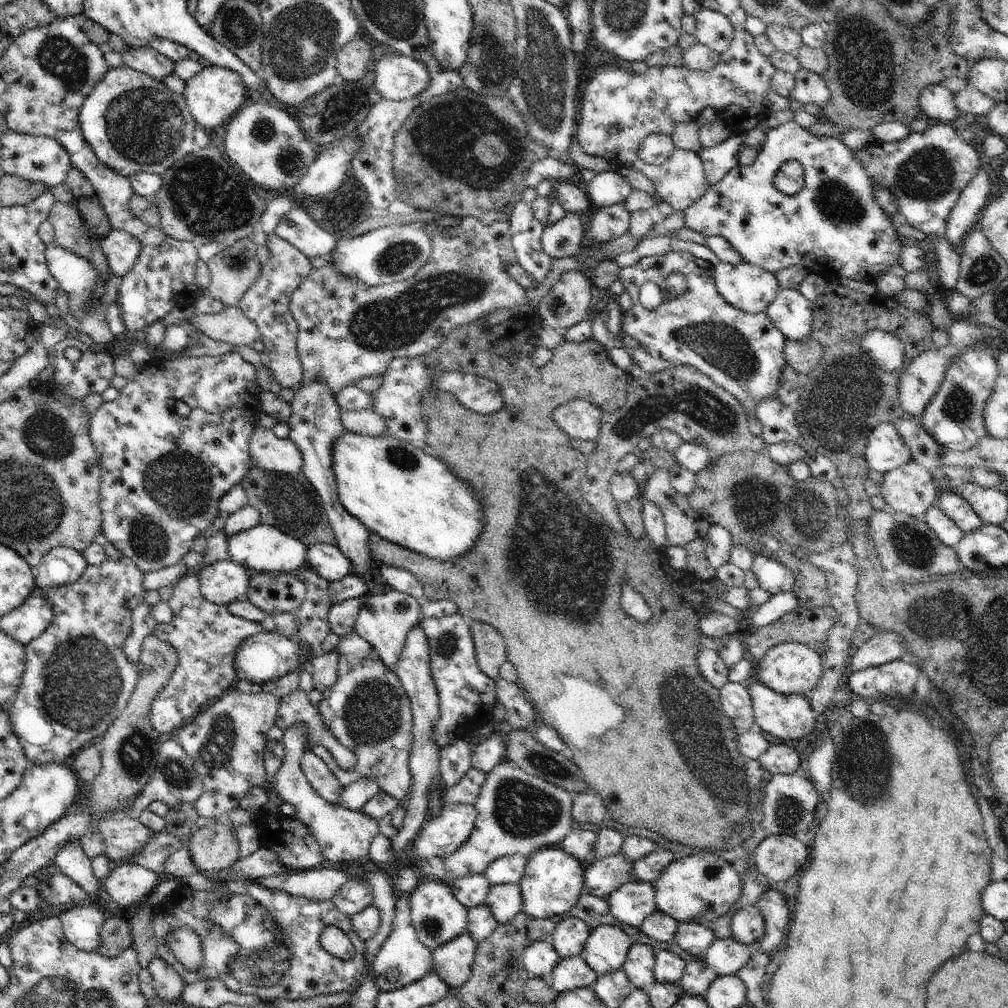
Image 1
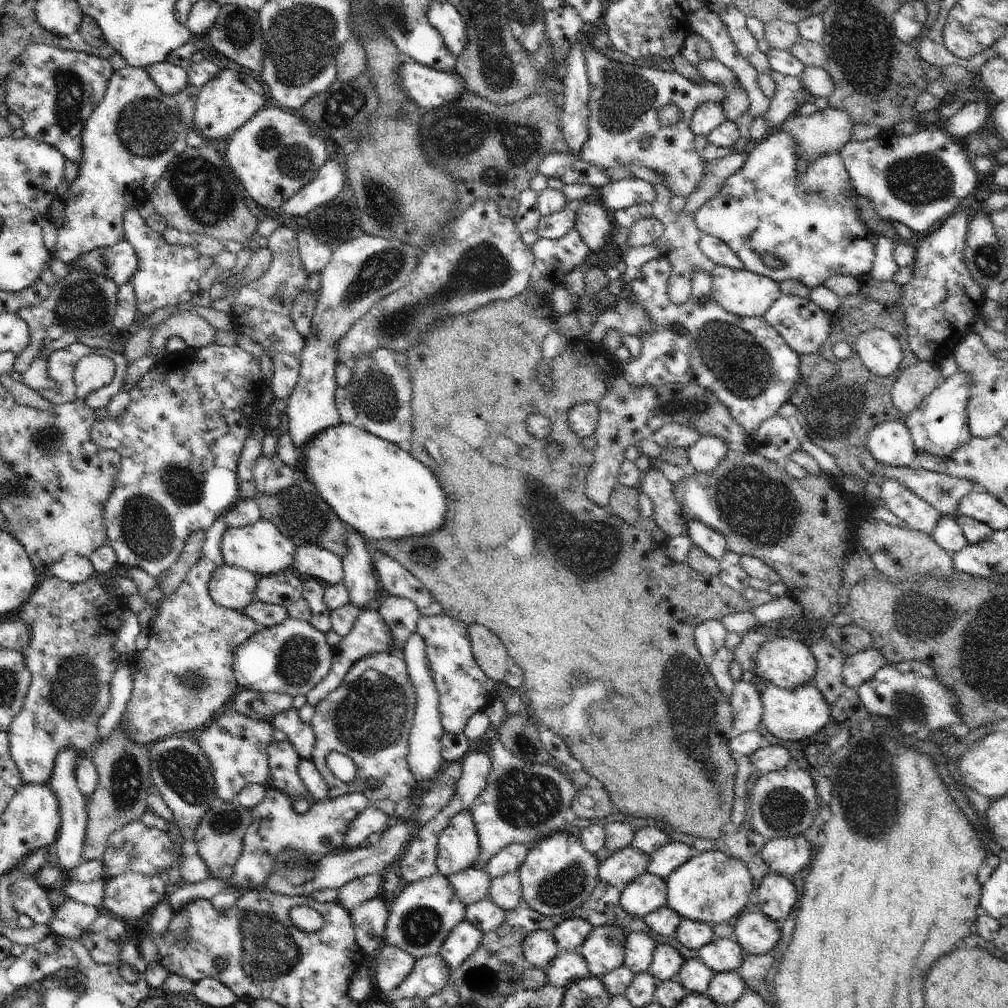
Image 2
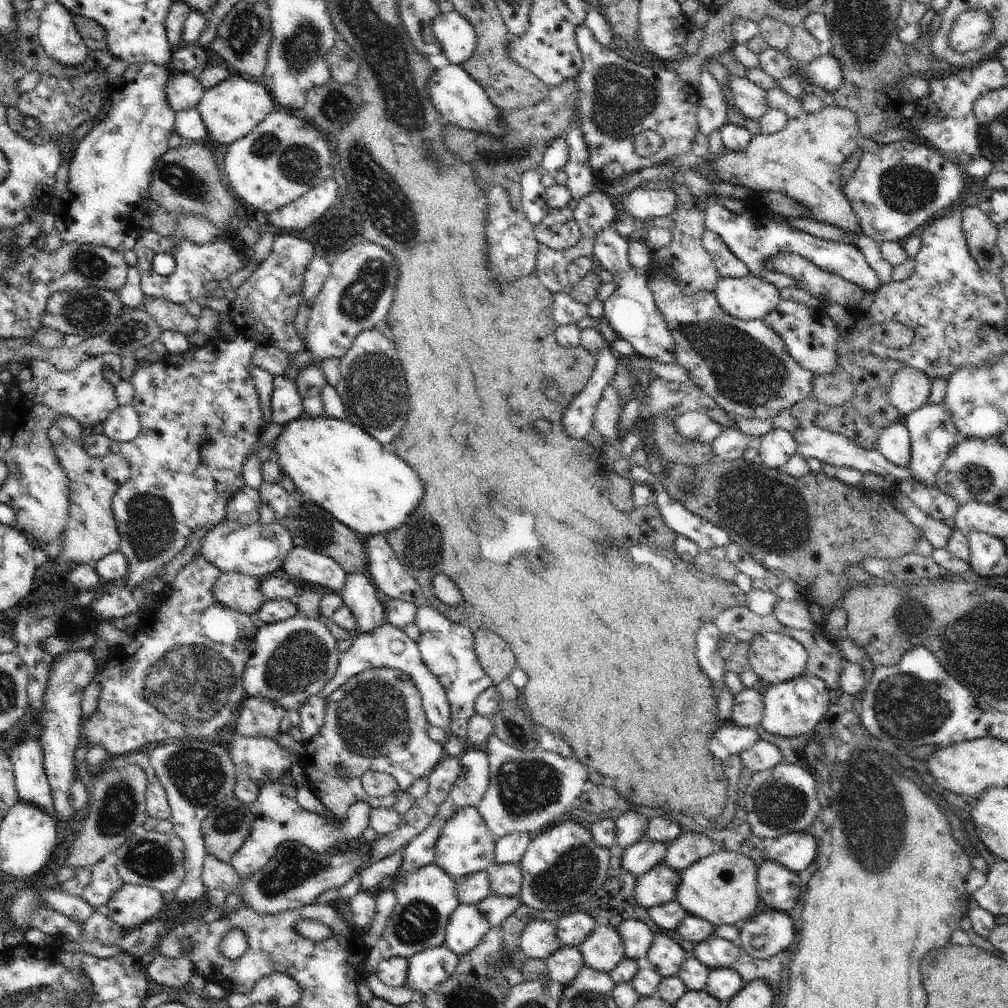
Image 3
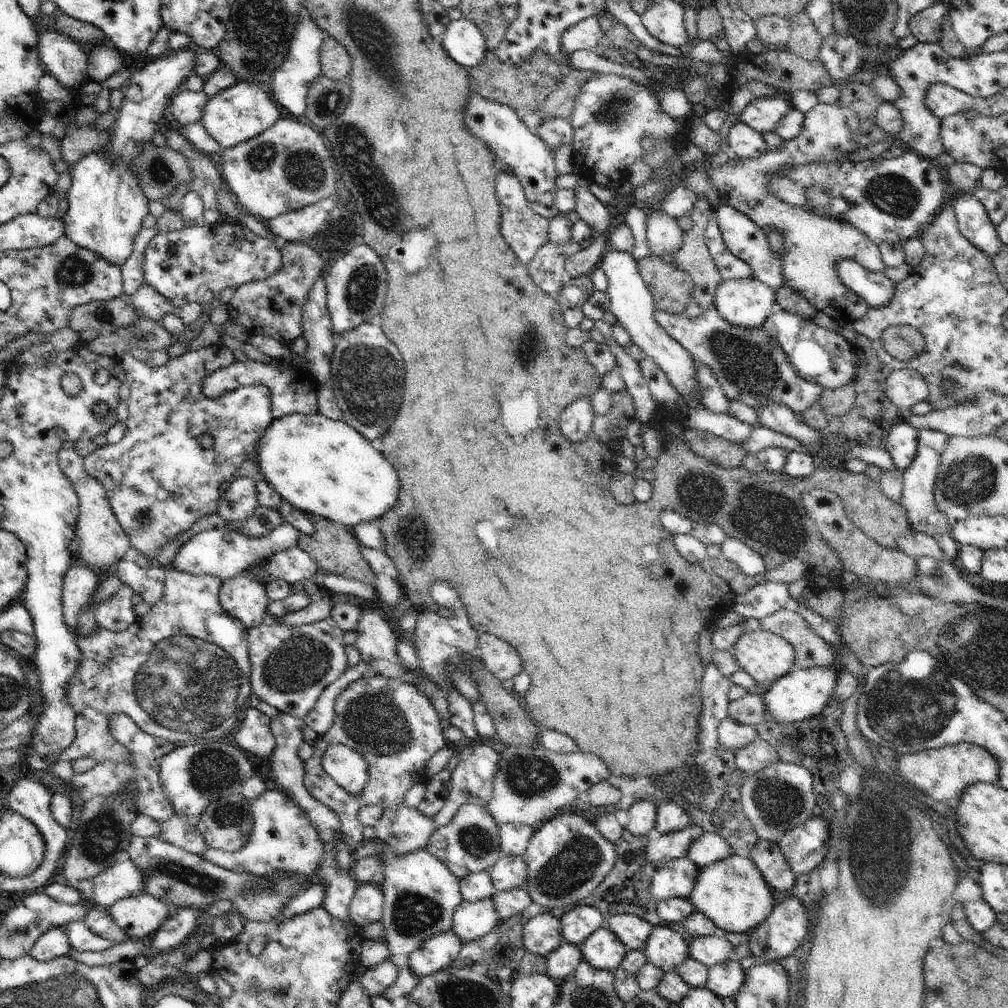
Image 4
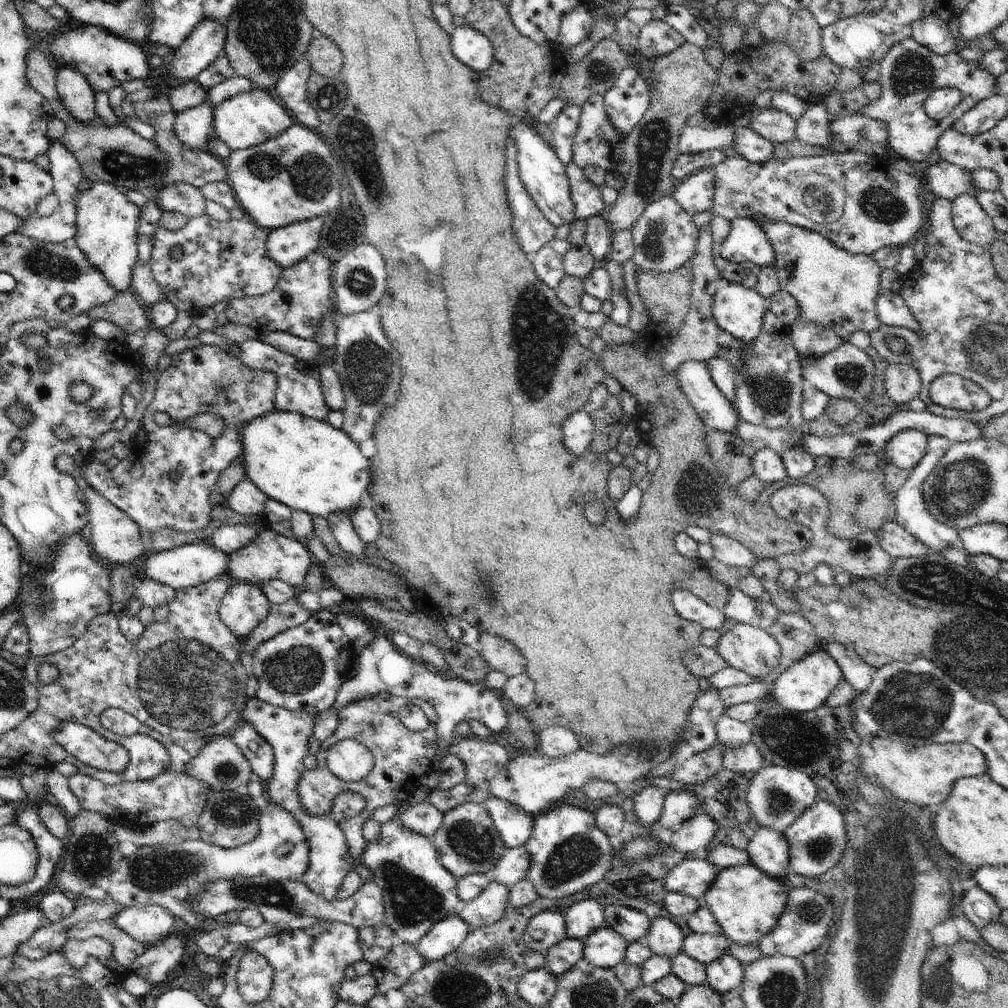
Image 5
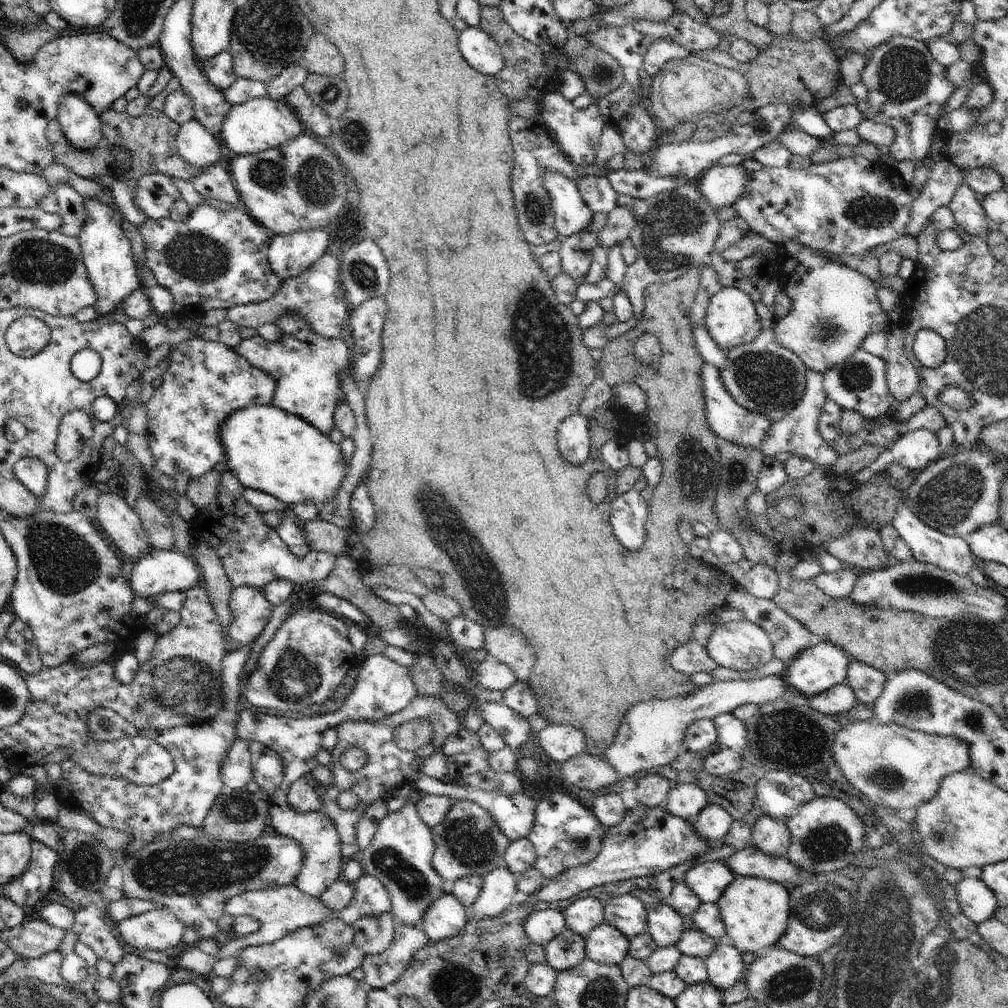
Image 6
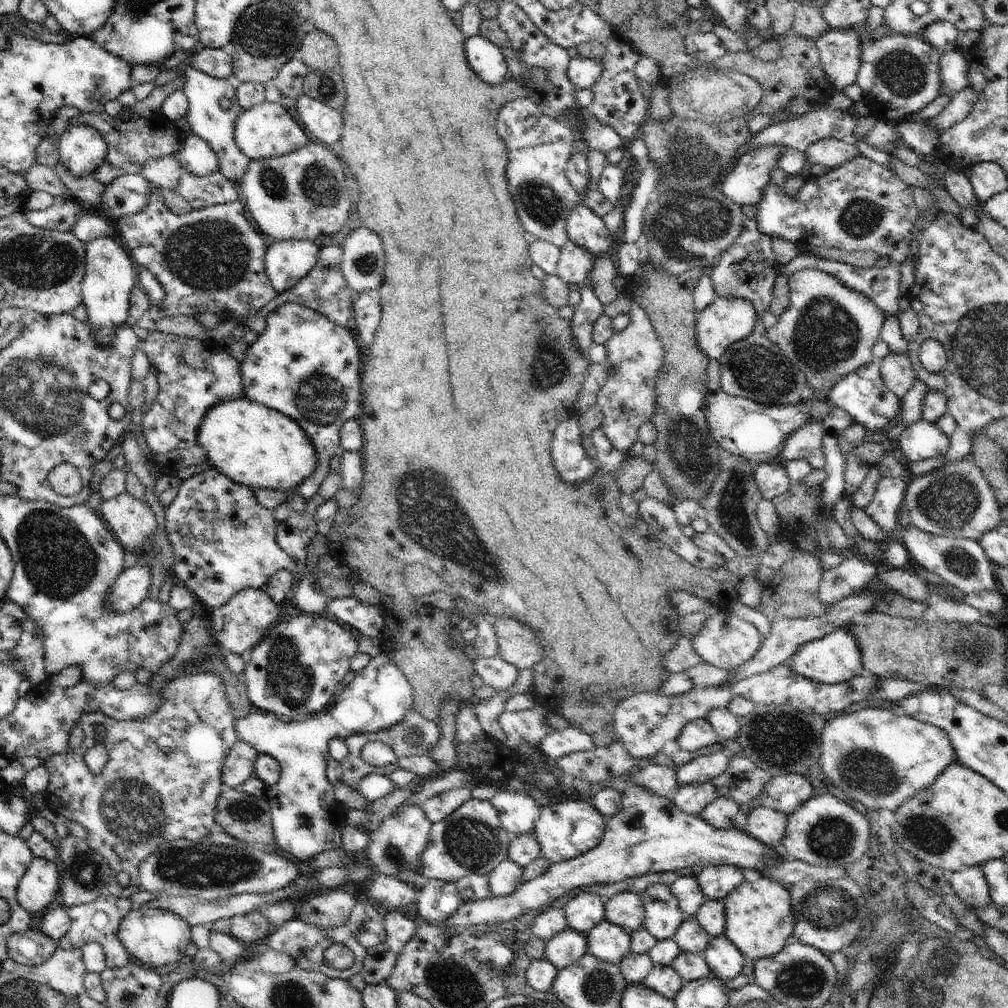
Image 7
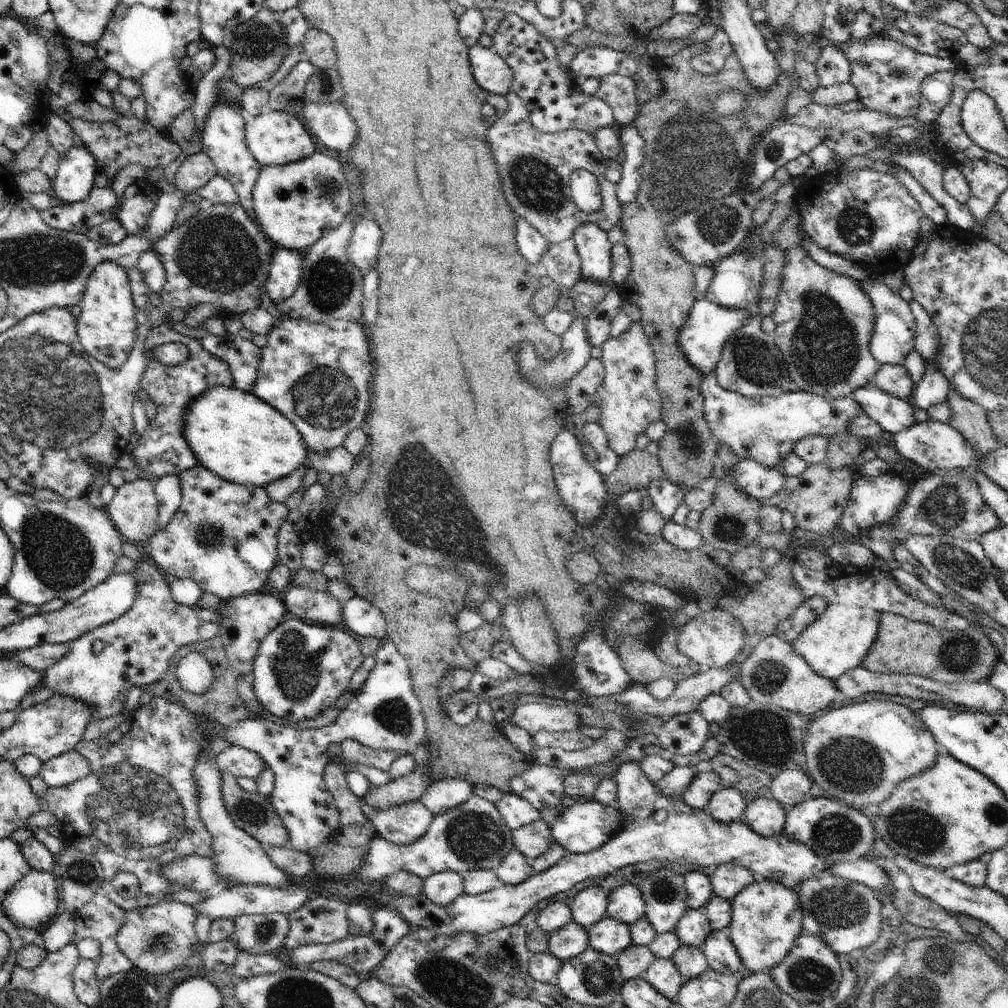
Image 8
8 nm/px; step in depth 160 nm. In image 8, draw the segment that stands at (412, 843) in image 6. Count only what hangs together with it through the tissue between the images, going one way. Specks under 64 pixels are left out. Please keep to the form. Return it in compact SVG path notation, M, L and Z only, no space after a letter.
M361 799L360 807L373 823L377 834L397 845L407 845L422 838L435 817L421 799L387 810L378 810Z

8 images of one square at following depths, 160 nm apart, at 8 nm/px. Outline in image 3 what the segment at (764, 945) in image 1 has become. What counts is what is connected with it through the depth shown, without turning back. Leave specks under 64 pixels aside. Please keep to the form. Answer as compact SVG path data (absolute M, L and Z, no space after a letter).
M766 858L757 870L757 889L762 908L786 912L792 910L800 896L798 875L779 862Z

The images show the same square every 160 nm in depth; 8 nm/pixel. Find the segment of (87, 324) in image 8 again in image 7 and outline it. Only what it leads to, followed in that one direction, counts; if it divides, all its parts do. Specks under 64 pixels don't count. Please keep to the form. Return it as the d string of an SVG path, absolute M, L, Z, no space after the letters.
M100 237L87 243L85 275L81 280L82 303L86 306L92 326L91 336L102 346L110 347L117 337L117 328L126 325L129 318L129 298L137 283L136 262L117 240Z

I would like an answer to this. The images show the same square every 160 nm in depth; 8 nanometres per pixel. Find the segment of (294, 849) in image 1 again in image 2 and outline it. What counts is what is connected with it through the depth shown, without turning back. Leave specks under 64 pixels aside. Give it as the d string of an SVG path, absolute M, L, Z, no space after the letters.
M266 786L265 791L262 802L250 811L252 824L243 838L243 849L234 865L228 888L242 888L248 892L260 887L271 873L275 856L284 849L298 849L303 854L318 853L320 856L340 851L345 844L349 824L370 806L364 794L350 793L333 799L313 801L308 811L299 814L294 811L293 800L287 794L270 786Z

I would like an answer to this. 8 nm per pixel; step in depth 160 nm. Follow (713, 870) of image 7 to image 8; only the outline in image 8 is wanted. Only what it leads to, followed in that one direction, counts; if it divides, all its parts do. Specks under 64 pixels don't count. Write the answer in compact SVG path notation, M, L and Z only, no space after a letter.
M735 862L718 865L714 874L709 877L714 896L729 902L732 902L741 890L759 881L752 870Z

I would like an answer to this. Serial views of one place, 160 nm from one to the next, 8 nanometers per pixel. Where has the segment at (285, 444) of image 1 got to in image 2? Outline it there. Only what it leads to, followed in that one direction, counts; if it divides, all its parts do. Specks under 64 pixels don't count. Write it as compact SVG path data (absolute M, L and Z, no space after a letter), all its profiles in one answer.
M262 454L253 468L257 484L256 498L258 498L258 493L275 495L283 490L288 490L295 481L296 473L299 473L299 470L294 471L288 465L284 465L278 460L277 454L272 457Z

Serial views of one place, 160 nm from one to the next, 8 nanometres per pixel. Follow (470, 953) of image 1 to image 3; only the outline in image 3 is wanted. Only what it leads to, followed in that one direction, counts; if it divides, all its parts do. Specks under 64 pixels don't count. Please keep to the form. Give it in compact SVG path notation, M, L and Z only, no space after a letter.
M461 902L449 918L443 944L460 958L480 944L490 927L478 905Z

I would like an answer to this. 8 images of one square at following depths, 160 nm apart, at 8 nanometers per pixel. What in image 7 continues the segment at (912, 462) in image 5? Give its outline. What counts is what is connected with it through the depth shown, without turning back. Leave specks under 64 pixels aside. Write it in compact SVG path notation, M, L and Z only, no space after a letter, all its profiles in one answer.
M921 418L902 431L897 444L908 462L936 460L948 452L951 436L942 433L936 423Z

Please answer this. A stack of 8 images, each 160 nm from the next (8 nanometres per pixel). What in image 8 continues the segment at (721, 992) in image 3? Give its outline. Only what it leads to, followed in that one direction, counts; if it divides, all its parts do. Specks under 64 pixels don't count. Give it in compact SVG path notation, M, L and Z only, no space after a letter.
M729 927L711 931L707 941L700 947L710 968L722 974L734 974L742 967L741 960L730 940Z

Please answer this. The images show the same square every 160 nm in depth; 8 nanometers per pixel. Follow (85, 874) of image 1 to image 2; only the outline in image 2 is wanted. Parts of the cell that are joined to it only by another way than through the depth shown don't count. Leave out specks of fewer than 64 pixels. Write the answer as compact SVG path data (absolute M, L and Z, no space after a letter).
M72 747L60 749L54 761L52 776L48 782L56 798L59 799L61 827L57 841L52 848L51 862L54 862L64 870L64 875L68 871L81 865L83 860L83 846L85 839L85 828L87 827L87 801L88 799L80 792L76 782L77 758L81 753Z

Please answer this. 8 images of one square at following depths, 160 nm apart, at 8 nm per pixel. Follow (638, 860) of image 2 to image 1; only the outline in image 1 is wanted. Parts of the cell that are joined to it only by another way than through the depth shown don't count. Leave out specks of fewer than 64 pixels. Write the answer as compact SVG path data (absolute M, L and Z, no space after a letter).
M622 853L593 858L585 870L584 892L607 898L625 882L632 880L634 861L628 861Z

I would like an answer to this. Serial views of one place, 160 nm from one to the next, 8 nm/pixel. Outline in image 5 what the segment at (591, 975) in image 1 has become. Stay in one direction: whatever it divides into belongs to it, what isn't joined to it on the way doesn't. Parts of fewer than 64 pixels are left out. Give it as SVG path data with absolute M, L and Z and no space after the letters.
M564 937L560 942L550 947L545 954L545 966L553 975L559 977L568 972L583 958L583 941Z

